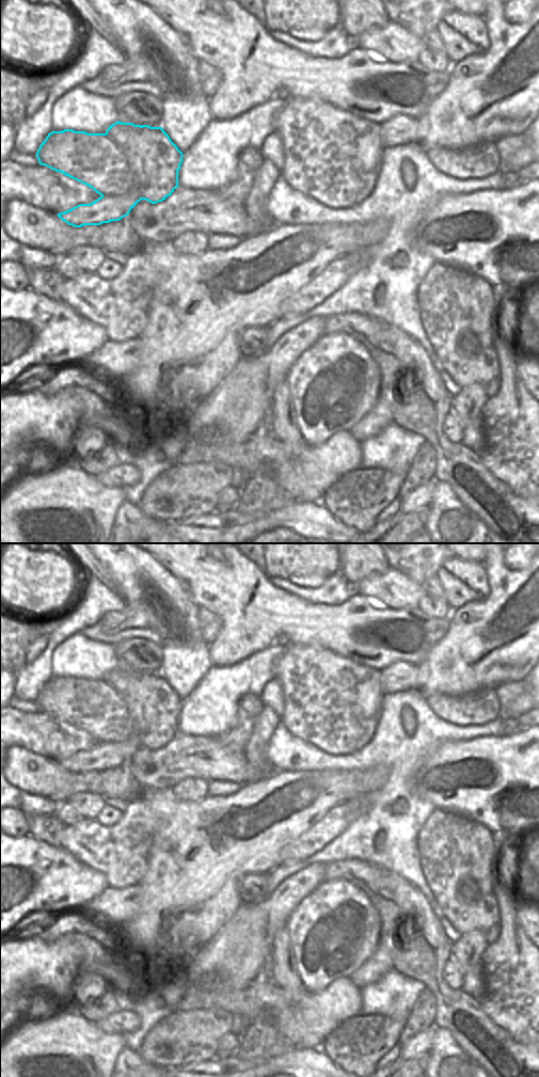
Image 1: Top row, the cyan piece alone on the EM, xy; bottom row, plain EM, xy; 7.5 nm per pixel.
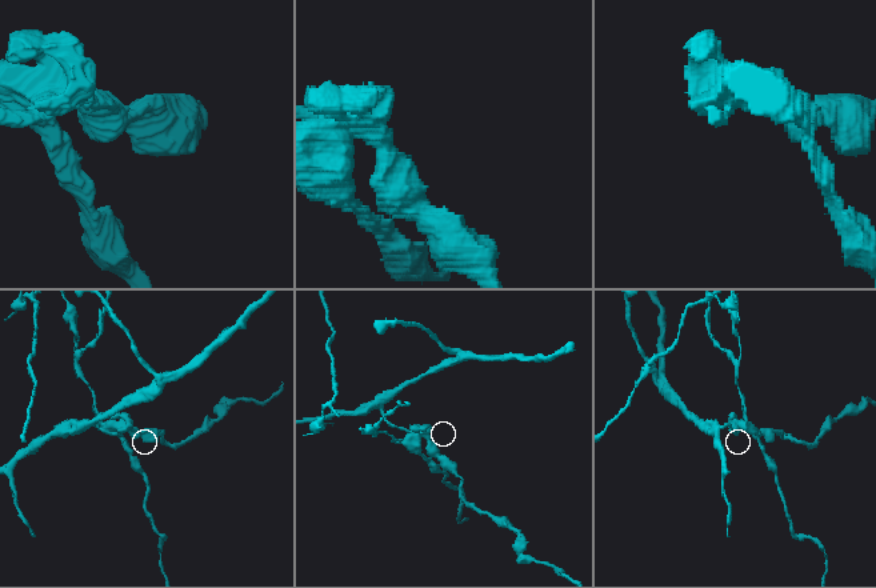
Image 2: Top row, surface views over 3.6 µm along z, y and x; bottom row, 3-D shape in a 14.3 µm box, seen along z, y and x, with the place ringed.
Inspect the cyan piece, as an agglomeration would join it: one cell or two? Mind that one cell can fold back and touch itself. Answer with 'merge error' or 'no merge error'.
merge error

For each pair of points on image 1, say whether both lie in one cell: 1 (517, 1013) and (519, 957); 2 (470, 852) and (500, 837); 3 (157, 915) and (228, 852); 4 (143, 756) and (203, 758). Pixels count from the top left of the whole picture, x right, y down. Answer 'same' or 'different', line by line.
1: same
2: different
3: same
4: same

